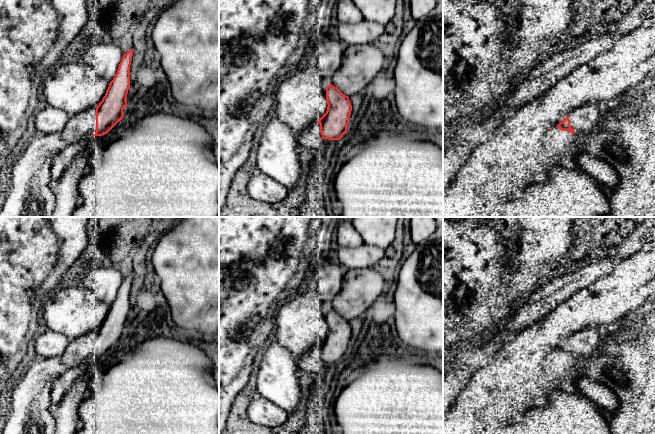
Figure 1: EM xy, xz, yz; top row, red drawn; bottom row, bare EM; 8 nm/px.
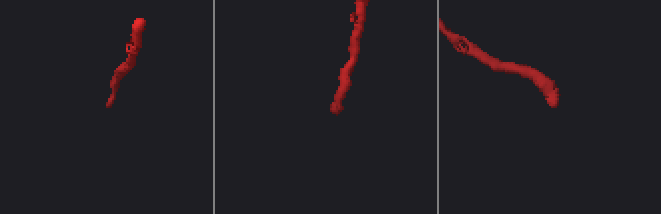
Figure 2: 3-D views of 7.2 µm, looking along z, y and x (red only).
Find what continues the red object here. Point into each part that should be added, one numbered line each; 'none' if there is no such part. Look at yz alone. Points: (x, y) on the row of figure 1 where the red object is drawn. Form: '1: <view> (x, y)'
1: yz (586, 121)

